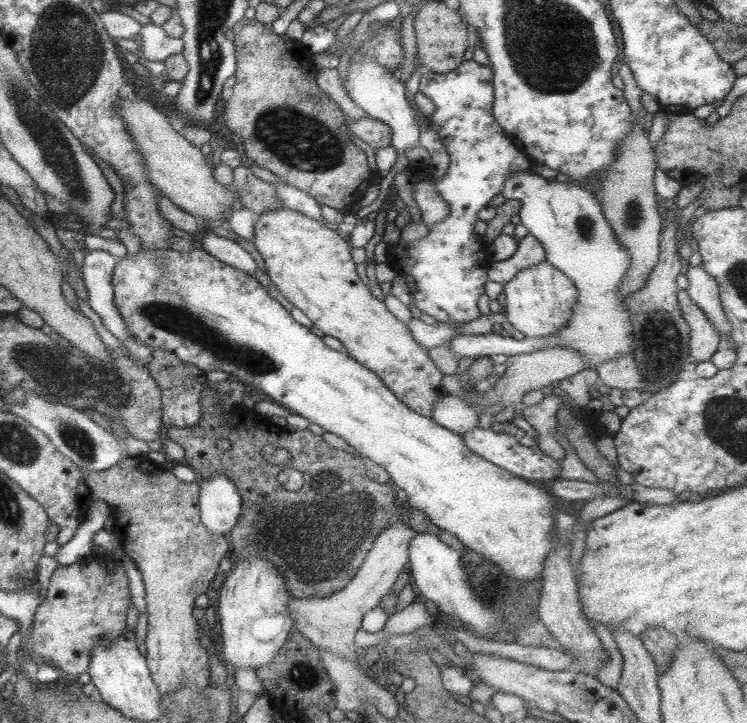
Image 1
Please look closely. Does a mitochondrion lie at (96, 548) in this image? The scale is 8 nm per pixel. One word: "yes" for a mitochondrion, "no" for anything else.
no

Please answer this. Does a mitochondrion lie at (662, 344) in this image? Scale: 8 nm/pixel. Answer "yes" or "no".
yes

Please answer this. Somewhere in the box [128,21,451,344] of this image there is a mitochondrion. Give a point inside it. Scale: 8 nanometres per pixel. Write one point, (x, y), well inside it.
(296, 138)

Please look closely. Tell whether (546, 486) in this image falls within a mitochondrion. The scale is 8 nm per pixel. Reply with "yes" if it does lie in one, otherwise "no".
no

